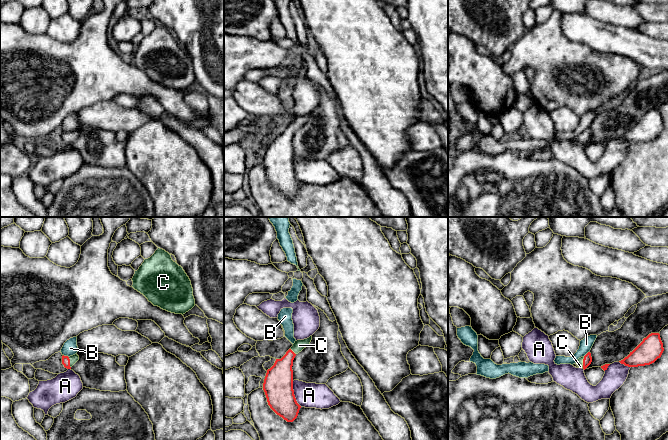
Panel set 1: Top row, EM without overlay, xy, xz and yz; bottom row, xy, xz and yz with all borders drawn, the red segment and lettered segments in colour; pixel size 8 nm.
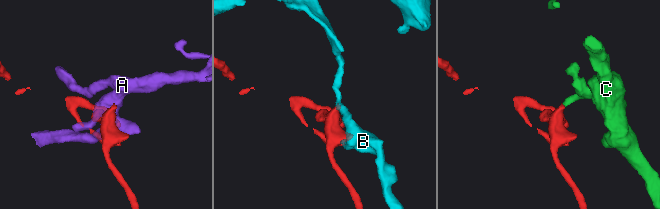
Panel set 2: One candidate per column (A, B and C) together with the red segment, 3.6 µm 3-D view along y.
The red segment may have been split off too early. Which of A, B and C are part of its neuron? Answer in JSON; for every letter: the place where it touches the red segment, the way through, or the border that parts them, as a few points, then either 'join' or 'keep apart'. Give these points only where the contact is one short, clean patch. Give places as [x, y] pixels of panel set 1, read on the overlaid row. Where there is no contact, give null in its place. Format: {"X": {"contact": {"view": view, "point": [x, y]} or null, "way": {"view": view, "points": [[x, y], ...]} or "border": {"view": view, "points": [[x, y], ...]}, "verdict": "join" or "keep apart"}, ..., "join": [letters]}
{"A": {"contact": {"view": "xz", "point": [293, 394]}, "verdict": "keep apart"}, "B": {"contact": {"view": "yz", "point": [587, 353]}, "verdict": "keep apart"}, "C": {"contact": {"view": "yz", "point": [583, 363]}, "way": {"view": "yz", "points": [[587, 360], [583, 363], [579, 362]]}, "verdict": "join"}, "join": ["C"]}

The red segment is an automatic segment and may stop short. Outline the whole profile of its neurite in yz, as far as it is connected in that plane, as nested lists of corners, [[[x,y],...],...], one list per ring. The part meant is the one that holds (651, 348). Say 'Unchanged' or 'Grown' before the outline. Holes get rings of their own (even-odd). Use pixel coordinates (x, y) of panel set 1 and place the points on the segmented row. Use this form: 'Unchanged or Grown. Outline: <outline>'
Unchanged. Outline: [[[651,333],[623,360],[628,367],[645,366],[654,363],[664,351],[659,333]]]

